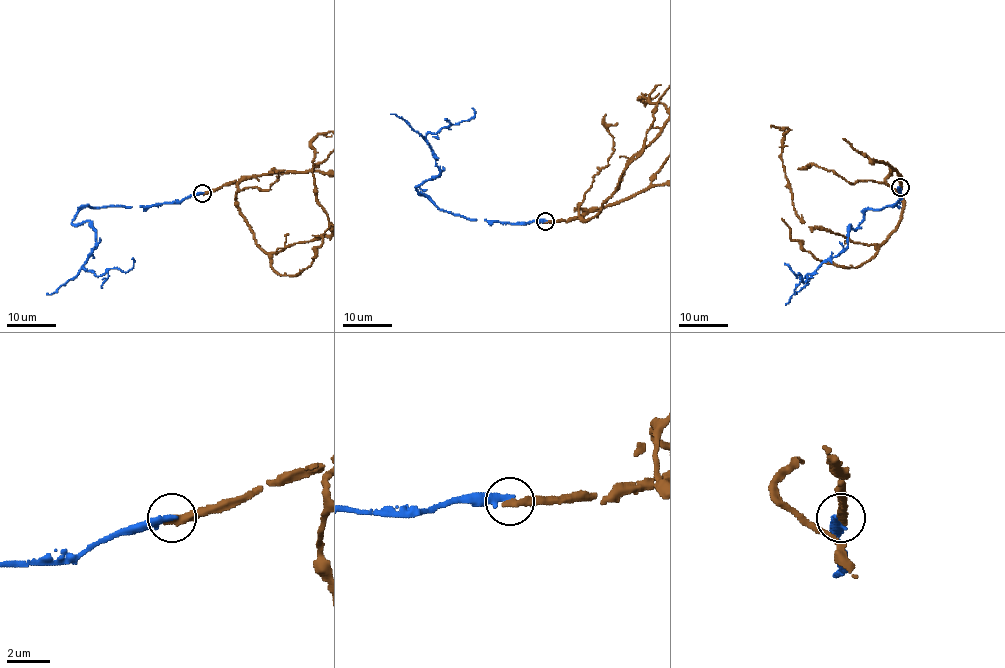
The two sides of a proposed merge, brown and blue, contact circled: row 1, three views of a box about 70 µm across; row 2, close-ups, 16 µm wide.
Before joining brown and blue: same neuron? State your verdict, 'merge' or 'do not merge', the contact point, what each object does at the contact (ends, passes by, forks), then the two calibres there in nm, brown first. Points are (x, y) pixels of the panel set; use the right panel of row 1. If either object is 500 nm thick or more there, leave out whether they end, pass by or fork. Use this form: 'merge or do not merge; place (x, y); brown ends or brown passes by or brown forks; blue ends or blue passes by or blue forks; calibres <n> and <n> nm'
do not merge; place (900, 187); brown ends; blue ends; calibres 400 and 300 nm

